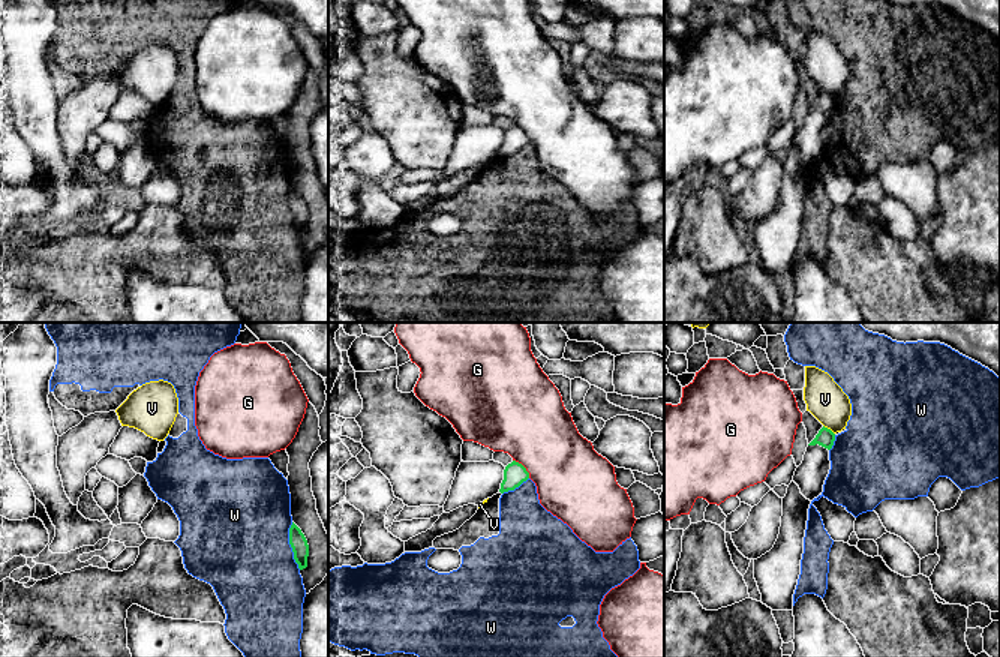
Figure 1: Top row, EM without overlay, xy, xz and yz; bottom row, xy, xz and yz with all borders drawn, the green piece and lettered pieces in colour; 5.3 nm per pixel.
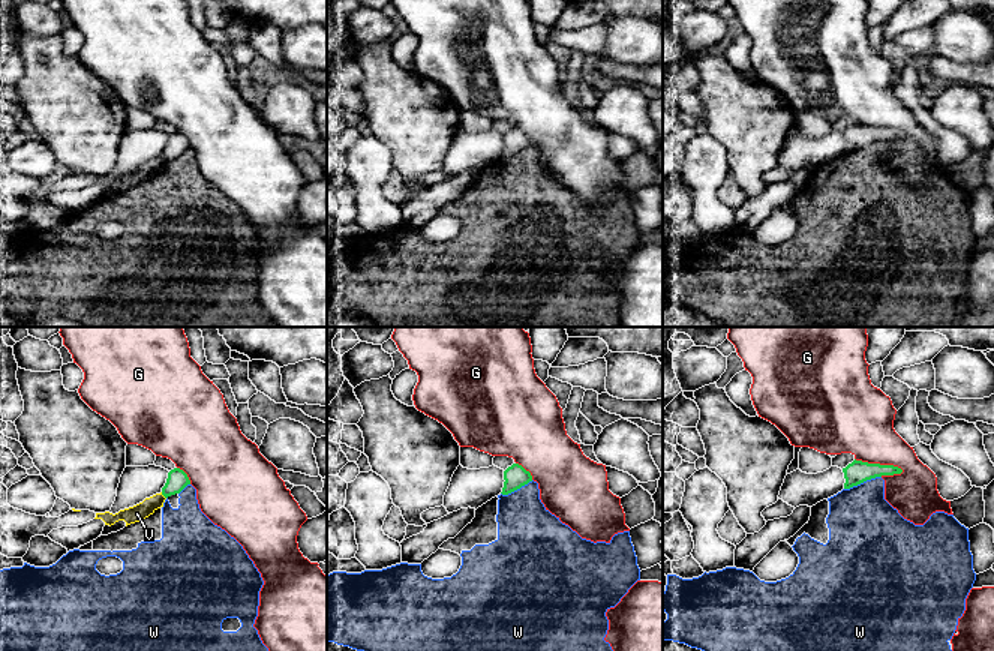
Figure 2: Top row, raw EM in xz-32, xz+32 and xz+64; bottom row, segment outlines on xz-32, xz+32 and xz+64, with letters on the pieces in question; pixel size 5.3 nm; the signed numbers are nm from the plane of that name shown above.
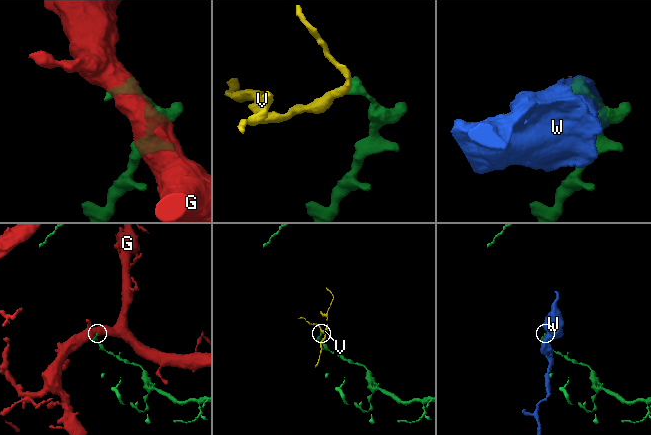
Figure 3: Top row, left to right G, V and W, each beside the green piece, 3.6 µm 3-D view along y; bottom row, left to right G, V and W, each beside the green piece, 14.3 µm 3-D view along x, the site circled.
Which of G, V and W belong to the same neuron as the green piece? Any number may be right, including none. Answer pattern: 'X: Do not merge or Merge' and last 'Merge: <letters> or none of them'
G: Do not merge
V: Do not merge
W: Do not merge
Merge: none of them

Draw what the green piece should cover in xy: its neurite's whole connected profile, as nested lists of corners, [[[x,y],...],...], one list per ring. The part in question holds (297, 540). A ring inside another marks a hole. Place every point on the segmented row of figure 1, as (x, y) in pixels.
[[[294,522],[289,528],[289,544],[292,548],[294,560],[298,564],[298,568],[300,570],[306,568],[309,556],[309,544],[304,534]]]

